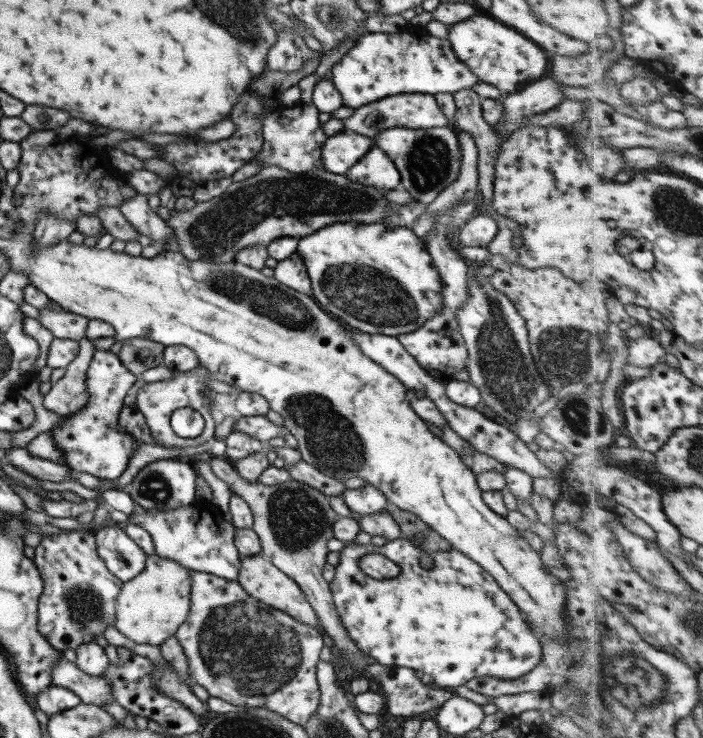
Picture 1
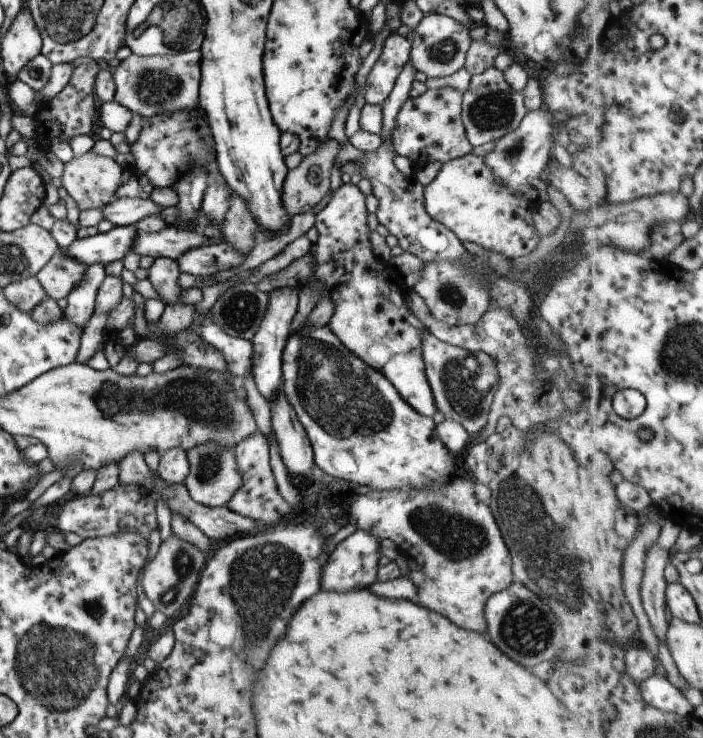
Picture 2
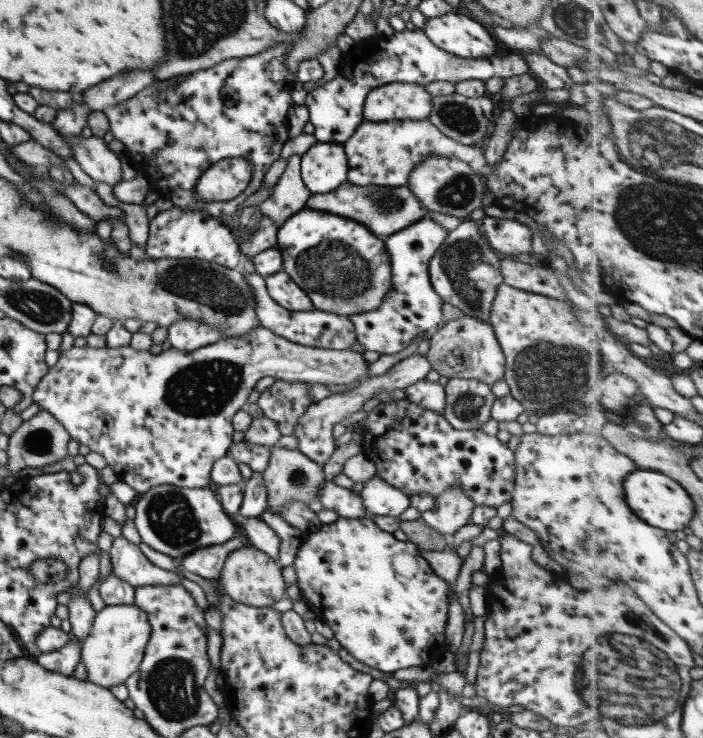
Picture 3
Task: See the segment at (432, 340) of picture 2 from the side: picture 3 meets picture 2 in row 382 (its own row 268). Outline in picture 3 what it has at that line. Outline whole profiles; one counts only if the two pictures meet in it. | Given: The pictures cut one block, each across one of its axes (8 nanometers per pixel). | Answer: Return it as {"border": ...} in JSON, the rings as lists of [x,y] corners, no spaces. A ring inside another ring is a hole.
{"border":[[[464,221],[448,233],[429,262],[432,289],[442,298],[444,304],[459,308],[463,316],[477,318],[491,325],[492,303],[498,286],[503,283],[501,260],[496,253],[481,232],[480,223]]]}

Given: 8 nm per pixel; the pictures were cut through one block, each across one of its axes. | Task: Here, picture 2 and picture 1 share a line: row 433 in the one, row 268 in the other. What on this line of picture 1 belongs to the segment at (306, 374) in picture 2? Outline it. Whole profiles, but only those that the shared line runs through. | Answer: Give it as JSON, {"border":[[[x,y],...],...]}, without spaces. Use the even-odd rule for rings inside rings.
{"border":[[[337,222],[300,237],[297,253],[306,264],[312,297],[324,311],[350,328],[397,337],[420,328],[442,307],[442,276],[434,266],[426,244],[411,228],[390,227],[384,223]]]}

